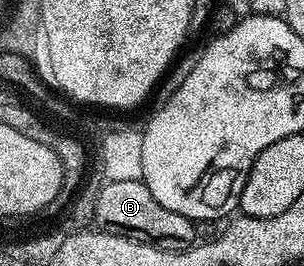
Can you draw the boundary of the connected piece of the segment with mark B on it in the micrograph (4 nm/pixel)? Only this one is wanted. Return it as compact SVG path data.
M143 179L105 182L98 193L95 222L113 235L125 235L143 243L151 241L157 245L188 245L197 238L197 224L182 217L182 213L174 213L174 209L166 209L166 205L161 205Z

